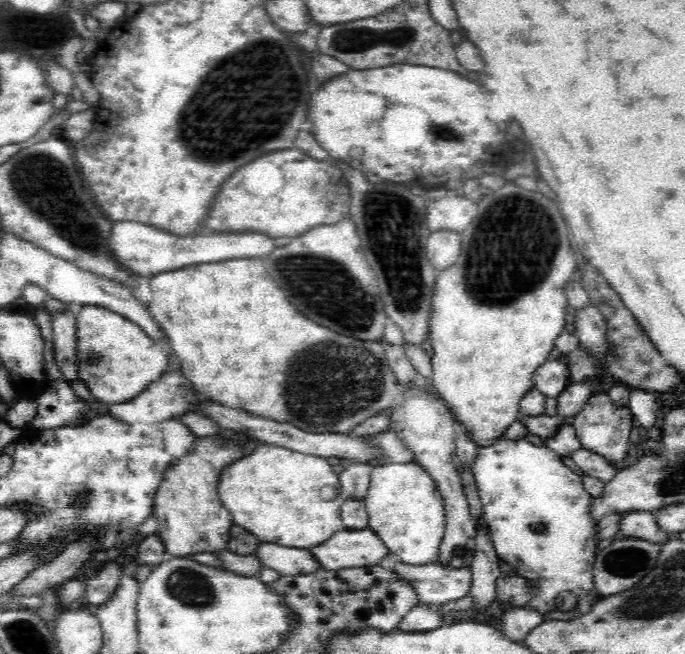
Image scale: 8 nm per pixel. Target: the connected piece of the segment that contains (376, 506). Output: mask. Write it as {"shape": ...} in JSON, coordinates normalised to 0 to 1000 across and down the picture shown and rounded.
{"shape":[[[610,708],[562,709],[547,713],[531,769],[539,786],[539,804],[587,859],[597,864],[639,861],[642,832],[648,823],[651,794],[647,758],[639,751],[636,735]]]}

